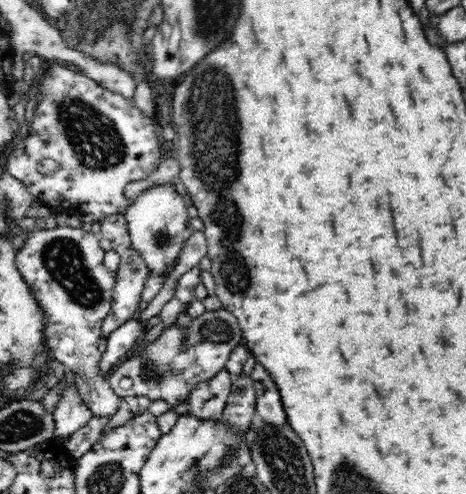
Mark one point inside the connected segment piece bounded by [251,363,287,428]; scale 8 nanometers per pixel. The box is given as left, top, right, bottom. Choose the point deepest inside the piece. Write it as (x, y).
(270, 410)

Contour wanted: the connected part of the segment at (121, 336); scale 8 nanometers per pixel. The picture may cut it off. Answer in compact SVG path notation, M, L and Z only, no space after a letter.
M134 318L114 330L107 338L106 352L101 354L99 372L103 372L103 375L107 376L114 364L118 364L133 352L140 340L145 336L147 328L146 323Z

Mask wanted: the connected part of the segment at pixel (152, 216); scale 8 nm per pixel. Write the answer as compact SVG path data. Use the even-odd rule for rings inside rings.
M173 182L152 186L129 202L124 211L134 250L144 259L152 274L170 274L176 268L176 257L182 250L188 230L188 209L184 190Z

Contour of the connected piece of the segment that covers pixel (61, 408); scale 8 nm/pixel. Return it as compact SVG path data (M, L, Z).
M67 386L61 396L62 399L53 412L55 420L53 434L56 437L68 437L93 417L90 409L82 403L76 386Z

